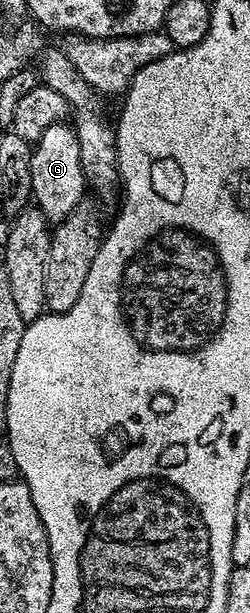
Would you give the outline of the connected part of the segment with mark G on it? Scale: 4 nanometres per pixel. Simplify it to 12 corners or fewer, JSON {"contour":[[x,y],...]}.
{"contour":[[59,120],[31,152],[31,192],[57,224],[87,193],[73,125]]}

